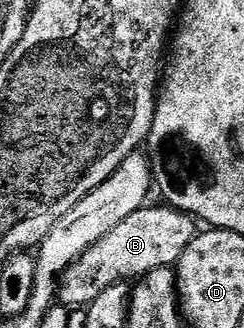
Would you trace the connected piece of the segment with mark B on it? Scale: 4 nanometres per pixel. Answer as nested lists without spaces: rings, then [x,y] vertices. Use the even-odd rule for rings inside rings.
[[[168,205],[160,206],[139,208],[131,213],[131,217],[127,217],[127,221],[115,225],[107,237],[95,241],[91,249],[83,252],[81,258],[76,259],[57,280],[60,306],[85,309],[91,301],[95,301],[95,297],[99,297],[99,293],[103,293],[103,289],[111,289],[111,285],[140,280],[141,276],[155,269],[176,268],[187,245],[191,245],[191,241],[199,234],[199,227],[193,216],[184,211]]]

